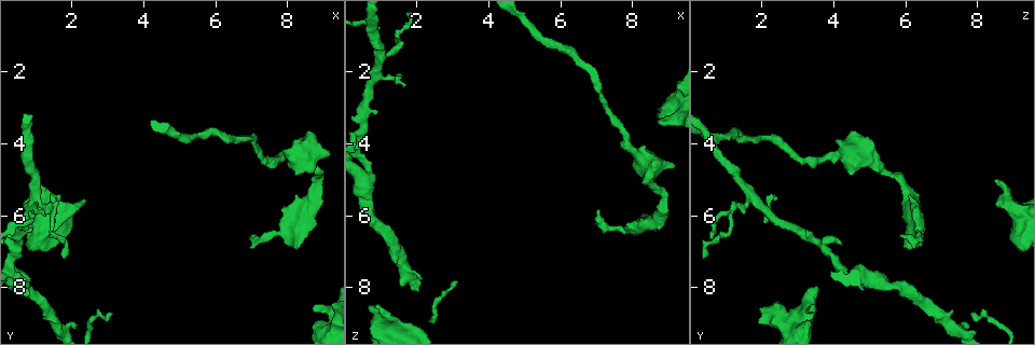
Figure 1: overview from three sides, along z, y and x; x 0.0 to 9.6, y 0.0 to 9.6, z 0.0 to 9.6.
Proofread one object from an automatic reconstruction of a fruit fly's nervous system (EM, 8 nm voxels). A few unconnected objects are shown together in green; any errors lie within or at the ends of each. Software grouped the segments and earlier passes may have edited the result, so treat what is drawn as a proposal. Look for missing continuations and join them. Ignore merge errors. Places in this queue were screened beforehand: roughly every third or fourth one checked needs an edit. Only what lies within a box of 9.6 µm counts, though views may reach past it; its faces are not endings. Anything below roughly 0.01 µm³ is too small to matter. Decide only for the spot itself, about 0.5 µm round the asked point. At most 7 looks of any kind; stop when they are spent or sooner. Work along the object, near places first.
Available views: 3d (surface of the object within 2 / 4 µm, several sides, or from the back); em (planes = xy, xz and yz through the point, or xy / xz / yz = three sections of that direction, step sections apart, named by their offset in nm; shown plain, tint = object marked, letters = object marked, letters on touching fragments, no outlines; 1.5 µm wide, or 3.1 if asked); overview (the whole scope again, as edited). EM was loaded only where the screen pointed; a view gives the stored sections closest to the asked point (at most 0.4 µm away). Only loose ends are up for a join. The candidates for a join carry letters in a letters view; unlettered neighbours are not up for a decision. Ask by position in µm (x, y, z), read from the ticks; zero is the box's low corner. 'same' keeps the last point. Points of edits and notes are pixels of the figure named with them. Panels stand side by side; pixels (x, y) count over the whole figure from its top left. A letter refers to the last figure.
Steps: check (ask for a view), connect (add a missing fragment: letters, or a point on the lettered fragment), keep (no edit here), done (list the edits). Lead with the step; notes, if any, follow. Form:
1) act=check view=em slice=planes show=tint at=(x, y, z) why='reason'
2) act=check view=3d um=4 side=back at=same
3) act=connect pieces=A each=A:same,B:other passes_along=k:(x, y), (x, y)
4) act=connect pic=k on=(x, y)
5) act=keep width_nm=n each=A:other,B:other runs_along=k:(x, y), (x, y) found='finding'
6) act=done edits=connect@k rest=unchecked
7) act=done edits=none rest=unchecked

act=check view=em slice=planes show=tint at=(7.05, 6.50, 5.80)

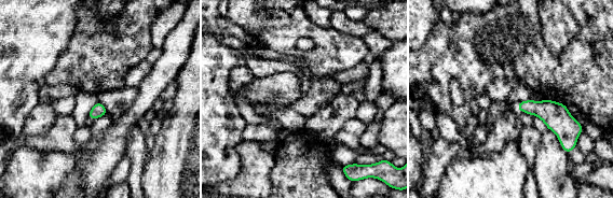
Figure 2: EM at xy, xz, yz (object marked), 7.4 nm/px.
act=check view=em slice=planes show=letters at=same

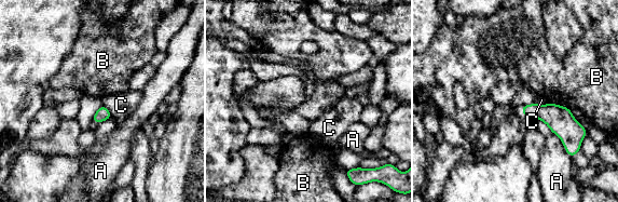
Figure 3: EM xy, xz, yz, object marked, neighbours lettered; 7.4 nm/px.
act=keep width_nm=100 longest_contact=A:200nm each=A:other,B:other,C:other found='none of them fits'

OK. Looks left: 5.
act=check view=em slice=planes show=letters at=(8.65, 3.70, 4.50) why='thick end'

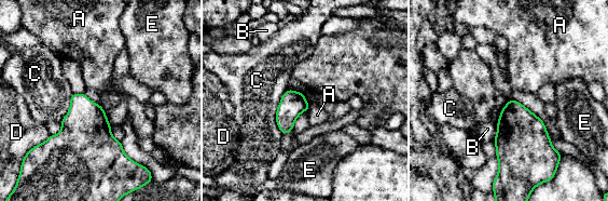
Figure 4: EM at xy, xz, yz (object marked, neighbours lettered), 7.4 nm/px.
act=keep each=A:other,B:other,C:other,D:other,E:other border=4:(288, 89), (276, 110), (281, 134) found='none of them fits'

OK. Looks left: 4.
act=check view=em slice=planes show=letters at=(0.85, 5.00, 8.50) why='free end'

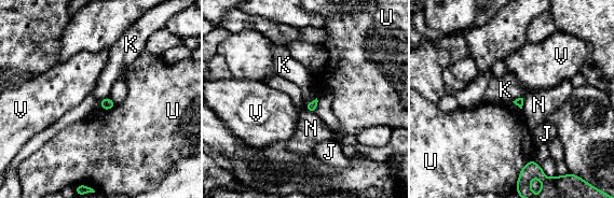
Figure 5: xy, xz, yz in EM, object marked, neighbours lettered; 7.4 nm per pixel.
act=keep longest_contact=U:160nm each=J:other,K:other,N:other,U:other,V:other found='none of them fits'

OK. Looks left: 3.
act=done edits=none rest=unchecked

